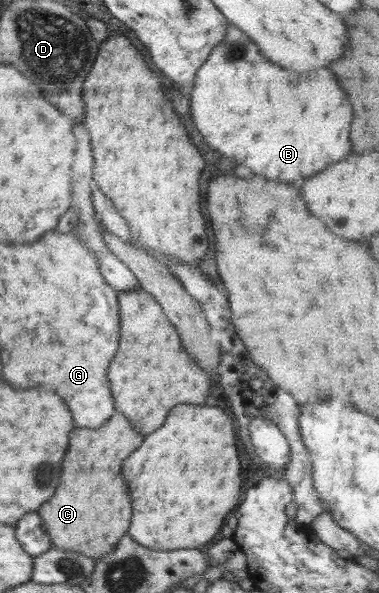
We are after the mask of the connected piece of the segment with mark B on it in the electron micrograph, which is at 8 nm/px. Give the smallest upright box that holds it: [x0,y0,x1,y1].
[190,23,353,189]

